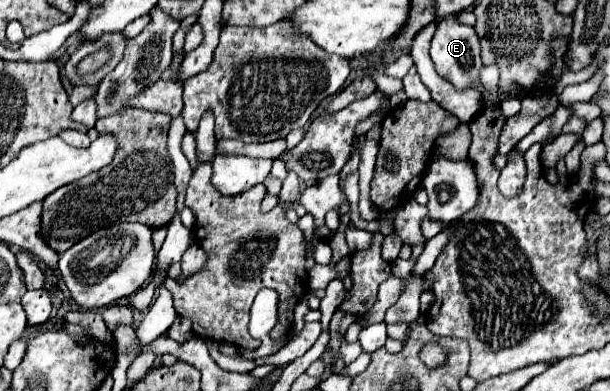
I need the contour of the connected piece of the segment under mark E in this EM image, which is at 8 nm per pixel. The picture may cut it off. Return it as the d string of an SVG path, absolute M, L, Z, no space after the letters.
M445 17L437 23L437 31L431 41L431 59L437 73L453 83L457 89L467 89L473 81L479 79L481 57L479 57L479 37L473 27L463 25L457 17Z

